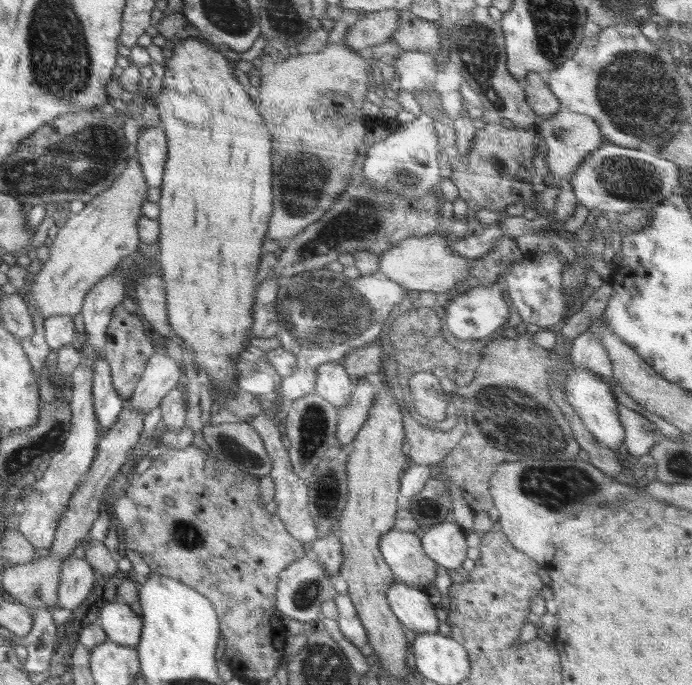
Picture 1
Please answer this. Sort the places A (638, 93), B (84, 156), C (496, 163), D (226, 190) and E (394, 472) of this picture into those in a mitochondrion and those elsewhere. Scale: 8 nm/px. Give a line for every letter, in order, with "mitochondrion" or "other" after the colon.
A: mitochondrion
B: mitochondrion
C: mitochondrion
D: other
E: other

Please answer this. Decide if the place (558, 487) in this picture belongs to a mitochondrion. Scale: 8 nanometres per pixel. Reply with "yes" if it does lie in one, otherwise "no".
yes

